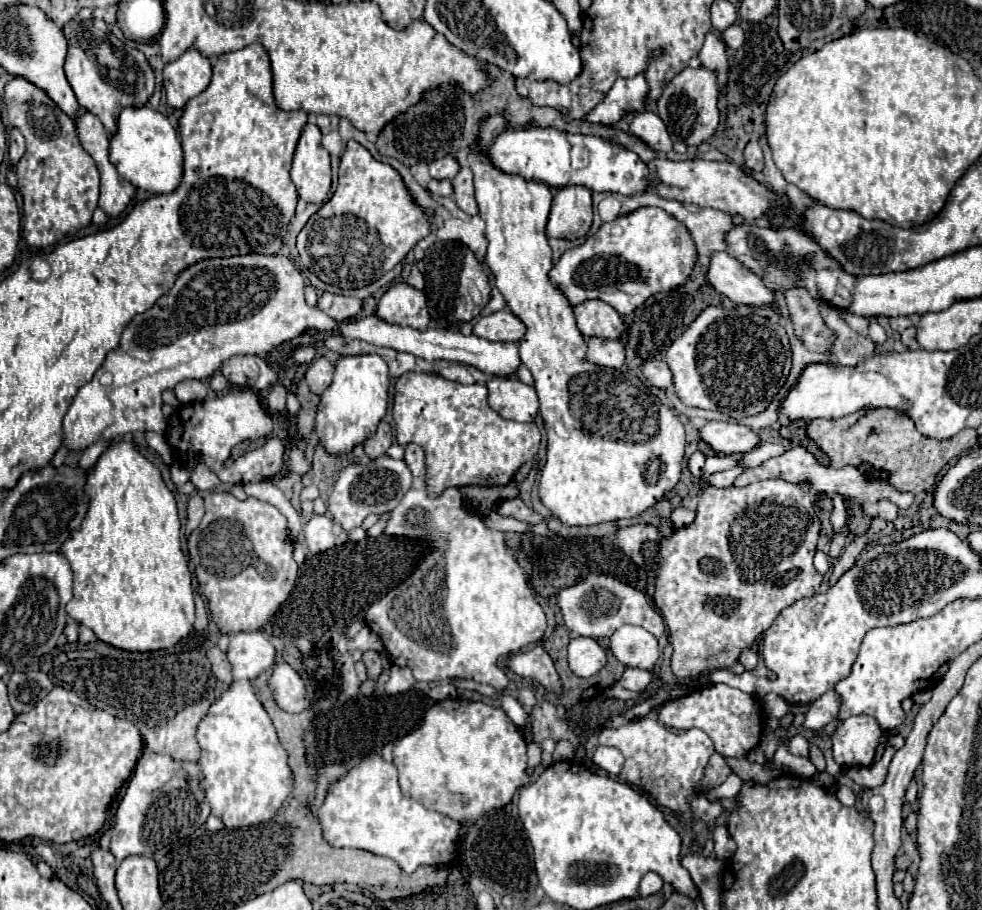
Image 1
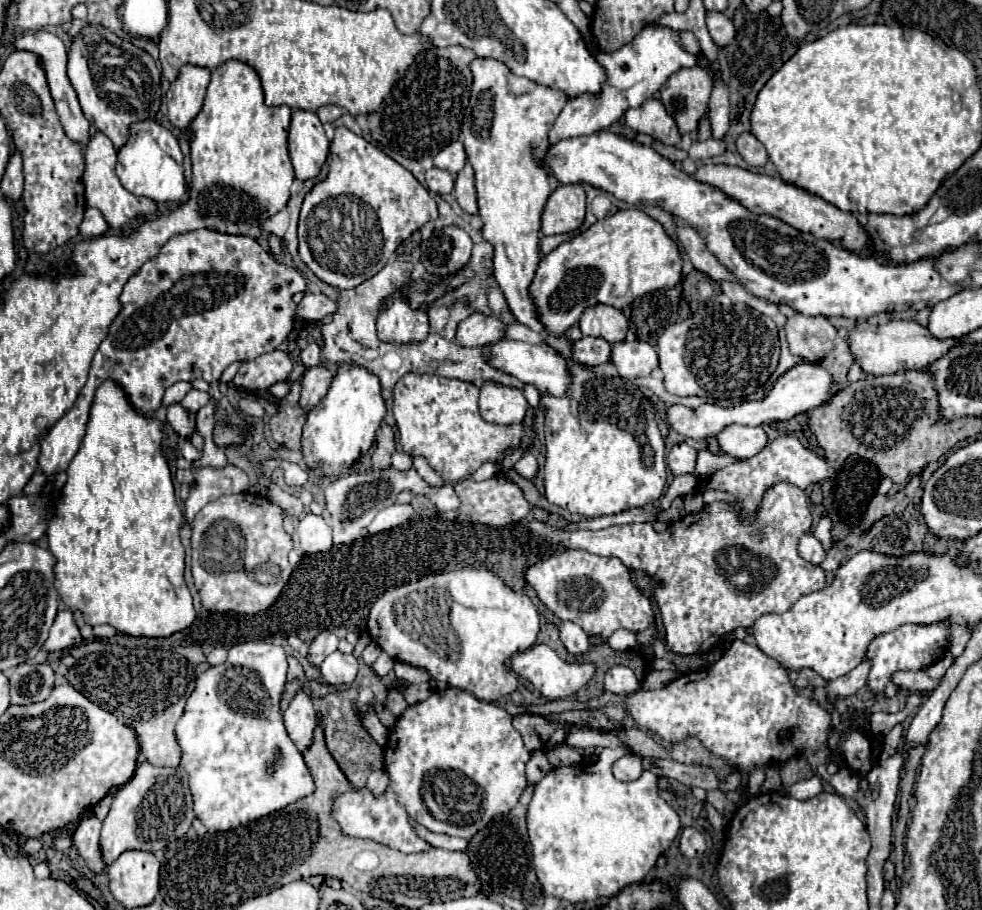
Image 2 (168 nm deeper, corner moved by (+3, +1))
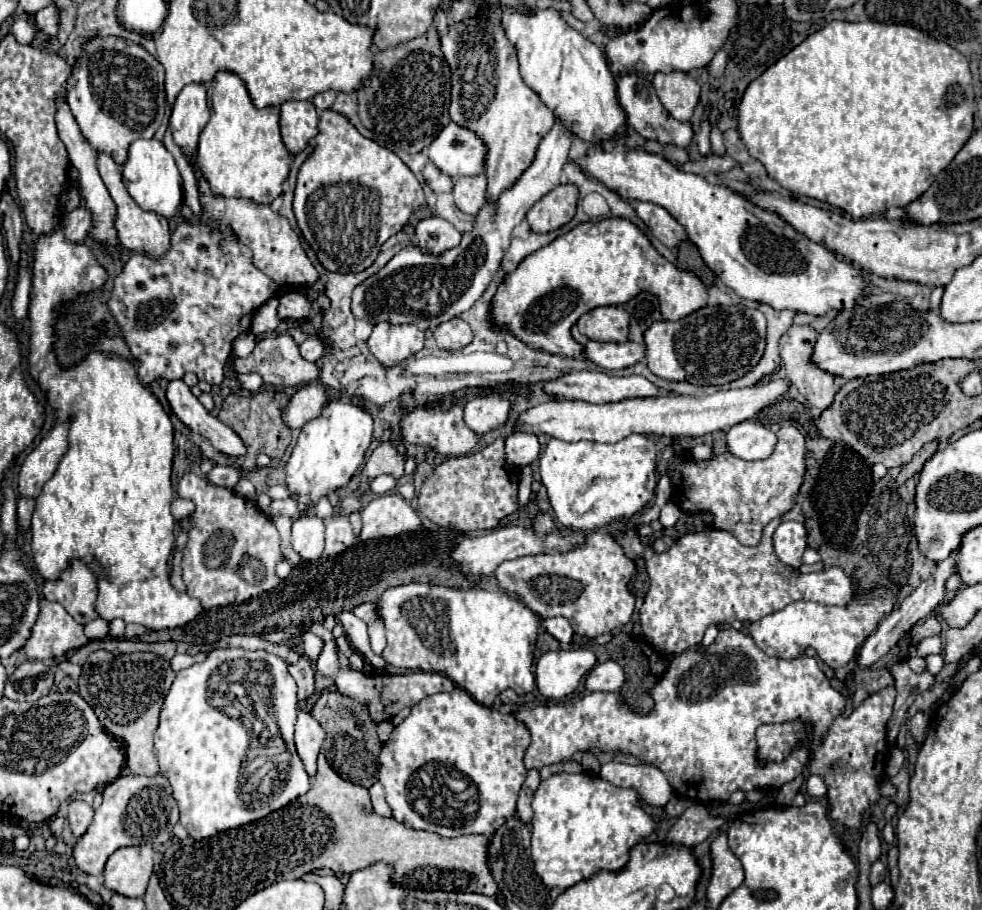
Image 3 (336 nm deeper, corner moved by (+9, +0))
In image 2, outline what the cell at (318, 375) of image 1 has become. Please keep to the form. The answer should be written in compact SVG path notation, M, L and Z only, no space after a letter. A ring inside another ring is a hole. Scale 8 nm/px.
M313 366L313 368L307 368L303 378L301 378L301 406L305 410L313 408L315 404L321 402L321 398L327 394L329 386L331 386L331 380L333 380L333 374L323 366Z

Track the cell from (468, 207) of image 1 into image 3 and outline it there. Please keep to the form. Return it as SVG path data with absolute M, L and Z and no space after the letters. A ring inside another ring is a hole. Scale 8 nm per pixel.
M485 175L457 177L453 195L457 209L475 217L479 209L487 203L487 177Z

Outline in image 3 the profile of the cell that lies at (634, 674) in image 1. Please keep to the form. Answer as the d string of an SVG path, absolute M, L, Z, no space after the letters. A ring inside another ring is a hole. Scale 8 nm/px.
M615 661L597 663L585 677L587 691L619 691L625 681L623 669Z

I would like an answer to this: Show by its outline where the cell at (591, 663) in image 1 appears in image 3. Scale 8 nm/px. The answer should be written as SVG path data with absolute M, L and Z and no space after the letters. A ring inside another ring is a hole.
M551 617L541 621L541 625L559 641L559 643L569 643L573 637L573 629L571 623L565 617Z

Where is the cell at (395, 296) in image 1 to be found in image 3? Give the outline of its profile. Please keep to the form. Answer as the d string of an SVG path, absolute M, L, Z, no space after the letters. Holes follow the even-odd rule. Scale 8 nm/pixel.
M379 323L373 329L367 345L383 367L395 367L397 363L419 353L423 349L423 341L425 333L415 325L395 327L389 323Z

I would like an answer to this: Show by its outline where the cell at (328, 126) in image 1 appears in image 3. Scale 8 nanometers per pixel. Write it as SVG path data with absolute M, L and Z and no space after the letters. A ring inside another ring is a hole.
M323 91L319 95L315 95L313 103L319 111L325 111L325 109L331 109L333 107L333 101L335 101L335 93L333 91Z

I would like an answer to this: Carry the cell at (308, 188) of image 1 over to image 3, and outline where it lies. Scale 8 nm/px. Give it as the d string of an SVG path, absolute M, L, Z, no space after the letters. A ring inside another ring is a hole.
M285 101L281 105L281 137L291 153L299 153L317 135L319 115L311 101Z

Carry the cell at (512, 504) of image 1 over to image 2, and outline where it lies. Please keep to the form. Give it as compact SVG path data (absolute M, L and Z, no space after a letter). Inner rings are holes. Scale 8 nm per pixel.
M495 474L491 480L485 480L485 482L473 482L471 478L457 482L455 492L461 498L459 512L465 514L467 518L471 518L473 522L481 522L487 526L507 526L507 524L519 522L519 520L527 518L527 514L531 510L529 502L523 498L523 492L515 484L505 482L505 478L499 474Z

